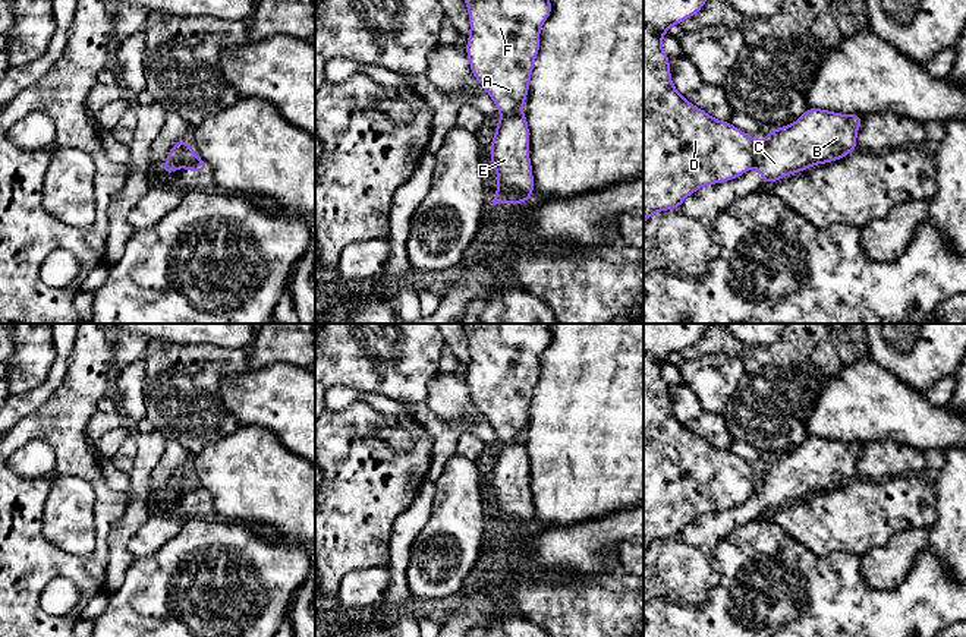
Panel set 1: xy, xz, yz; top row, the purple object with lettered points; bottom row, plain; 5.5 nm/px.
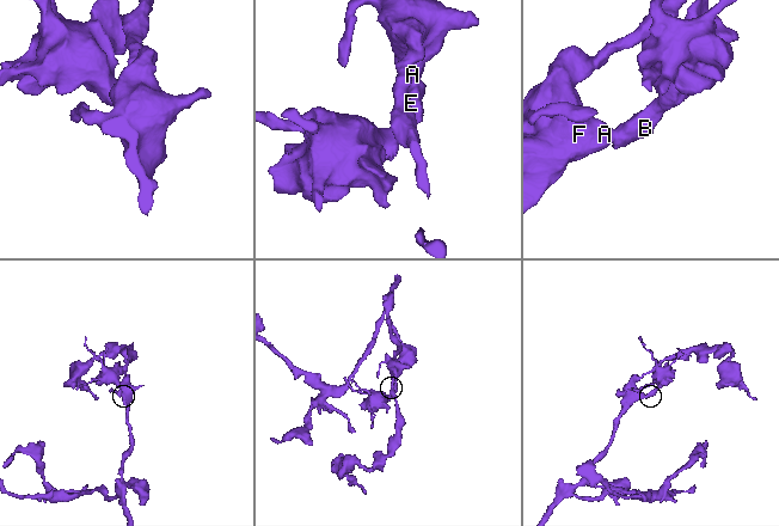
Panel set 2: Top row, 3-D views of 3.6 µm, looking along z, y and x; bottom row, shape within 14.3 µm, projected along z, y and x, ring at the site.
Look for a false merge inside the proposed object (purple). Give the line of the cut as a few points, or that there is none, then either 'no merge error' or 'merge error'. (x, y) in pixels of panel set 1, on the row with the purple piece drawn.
no cut | no merge error

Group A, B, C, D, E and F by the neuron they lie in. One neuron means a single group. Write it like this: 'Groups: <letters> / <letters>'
Groups: A B C D E F

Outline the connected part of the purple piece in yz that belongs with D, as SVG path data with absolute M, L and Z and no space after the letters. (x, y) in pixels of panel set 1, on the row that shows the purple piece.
M644 0L644 224L655 212L680 208L698 189L730 182L751 167L759 170L761 180L768 185L818 164L843 160L858 149L856 135L862 114L808 107L796 122L770 130L761 142L689 103L673 85L663 37L671 25L695 16L705 3L707 0Z

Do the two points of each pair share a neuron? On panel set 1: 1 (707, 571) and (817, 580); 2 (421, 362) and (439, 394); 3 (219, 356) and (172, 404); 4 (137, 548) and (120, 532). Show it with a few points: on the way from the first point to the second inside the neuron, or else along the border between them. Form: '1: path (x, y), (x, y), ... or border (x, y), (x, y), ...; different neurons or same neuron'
1: border (717, 561), (720, 582), (701, 602); different neurons
2: border (439, 374), (428, 384), (425, 400); different neurons
3: path (207, 368), (182, 393); same neuron
4: border (150, 516), (128, 542), (128, 551), (134, 558); different neurons

